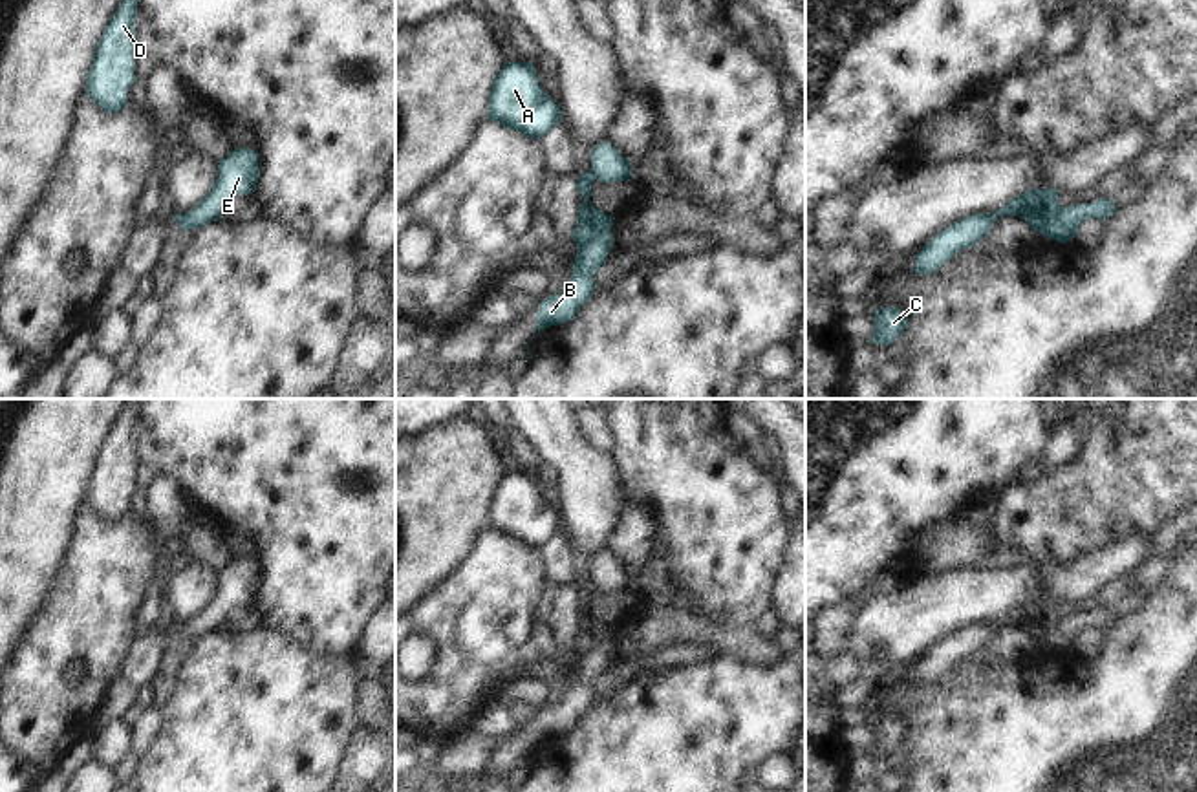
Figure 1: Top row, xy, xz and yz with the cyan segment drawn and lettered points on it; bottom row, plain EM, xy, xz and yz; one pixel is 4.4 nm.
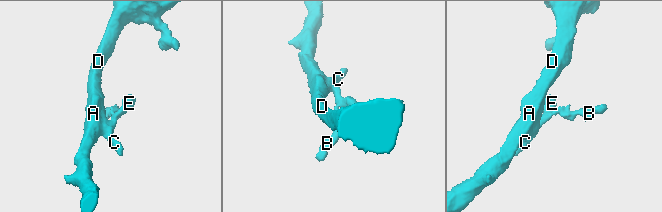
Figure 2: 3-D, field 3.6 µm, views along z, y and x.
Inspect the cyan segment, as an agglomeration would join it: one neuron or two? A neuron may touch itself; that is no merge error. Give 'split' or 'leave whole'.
split

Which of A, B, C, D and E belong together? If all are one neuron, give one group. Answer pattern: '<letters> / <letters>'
A C D E / B

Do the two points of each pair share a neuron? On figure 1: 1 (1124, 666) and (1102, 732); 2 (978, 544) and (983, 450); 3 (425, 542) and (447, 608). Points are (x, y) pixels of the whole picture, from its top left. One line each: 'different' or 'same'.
1: same
2: different
3: different

